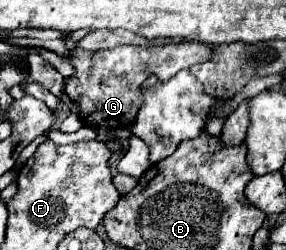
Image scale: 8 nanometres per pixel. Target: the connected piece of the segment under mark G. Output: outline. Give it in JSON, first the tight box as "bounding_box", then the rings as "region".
{"bounding_box":[65,43,211,129],"region":[[[177,43],[177,45],[159,45],[159,47],[137,47],[137,45],[121,45],[111,51],[87,51],[81,47],[75,47],[71,53],[71,65],[75,67],[75,73],[65,79],[65,93],[67,97],[79,107],[79,117],[85,125],[91,125],[93,117],[93,127],[105,127],[105,129],[121,129],[129,127],[141,107],[141,83],[149,77],[155,75],[159,81],[171,79],[177,71],[189,69],[195,63],[203,63],[211,57],[211,49],[199,43]]]}

